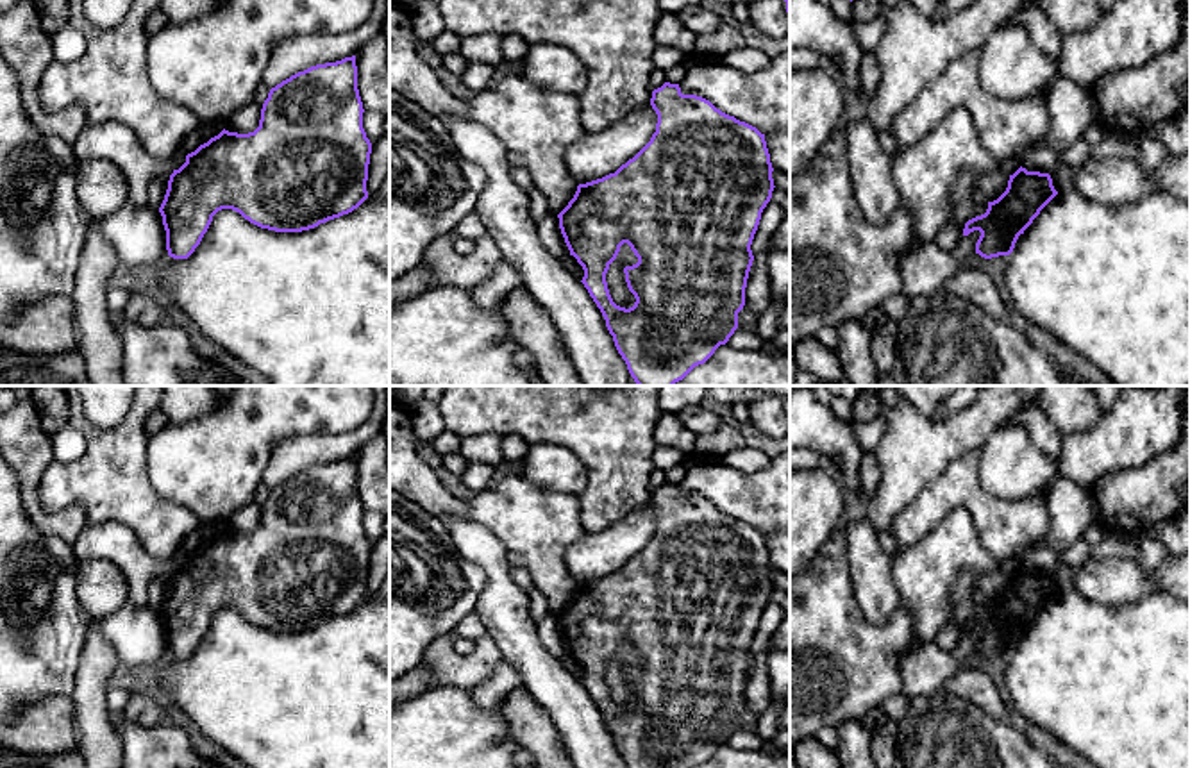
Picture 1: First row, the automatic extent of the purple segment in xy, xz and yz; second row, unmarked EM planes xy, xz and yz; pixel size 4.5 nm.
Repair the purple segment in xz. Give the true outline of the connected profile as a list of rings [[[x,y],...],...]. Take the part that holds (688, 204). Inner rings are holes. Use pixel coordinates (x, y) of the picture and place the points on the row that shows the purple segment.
[[[665,82],[652,91],[658,114],[650,141],[615,173],[579,184],[574,198],[557,214],[570,255],[584,270],[582,284],[600,309],[615,346],[638,386],[674,386],[704,364],[738,329],[745,288],[754,261],[750,245],[761,213],[772,198],[772,163],[765,134],[717,109],[697,95],[683,95],[679,84]],[[627,243],[638,263],[625,266],[625,282],[636,302],[625,309],[613,302],[606,273]]]

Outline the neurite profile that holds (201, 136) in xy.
[[[211,125],[211,127],[200,127],[198,130],[195,130],[193,134],[189,134],[184,143],[182,148],[191,154],[195,152],[200,145],[207,143],[211,138],[218,136],[223,130],[223,127],[220,125]]]

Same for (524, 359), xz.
[[[518,348],[515,363],[529,377],[531,386],[545,386],[538,373],[536,359],[525,348]]]

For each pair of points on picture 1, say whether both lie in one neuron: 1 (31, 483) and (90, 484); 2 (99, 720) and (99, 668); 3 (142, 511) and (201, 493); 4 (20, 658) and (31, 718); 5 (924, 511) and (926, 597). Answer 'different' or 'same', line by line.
1: different
2: same
3: different
4: different
5: different

